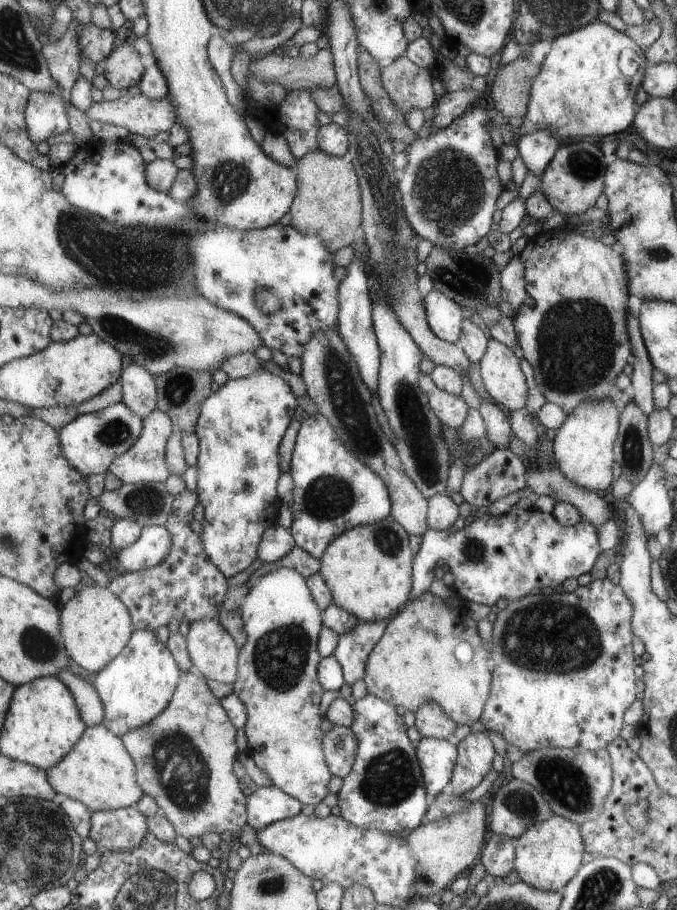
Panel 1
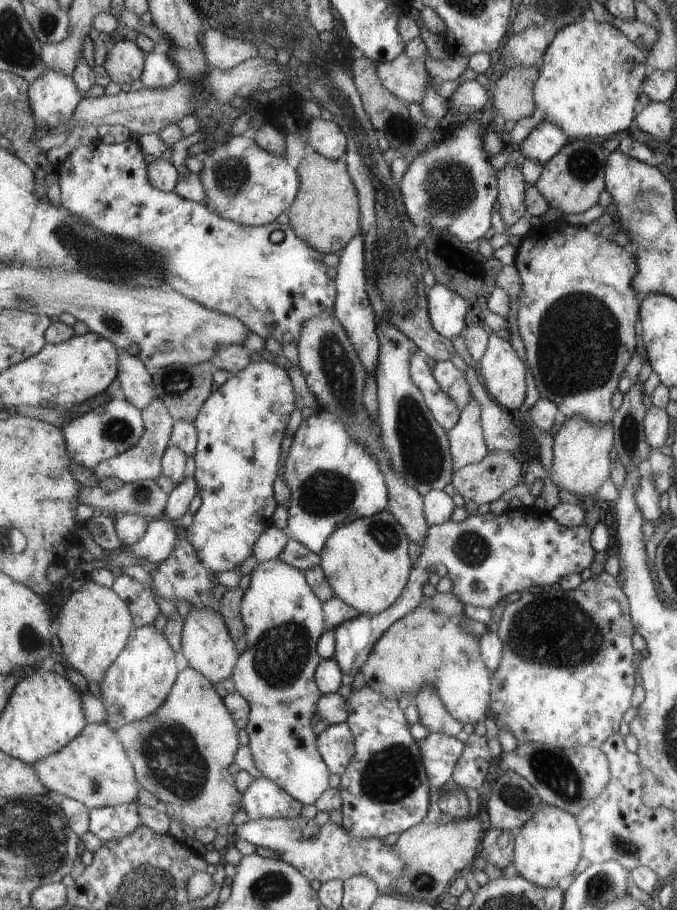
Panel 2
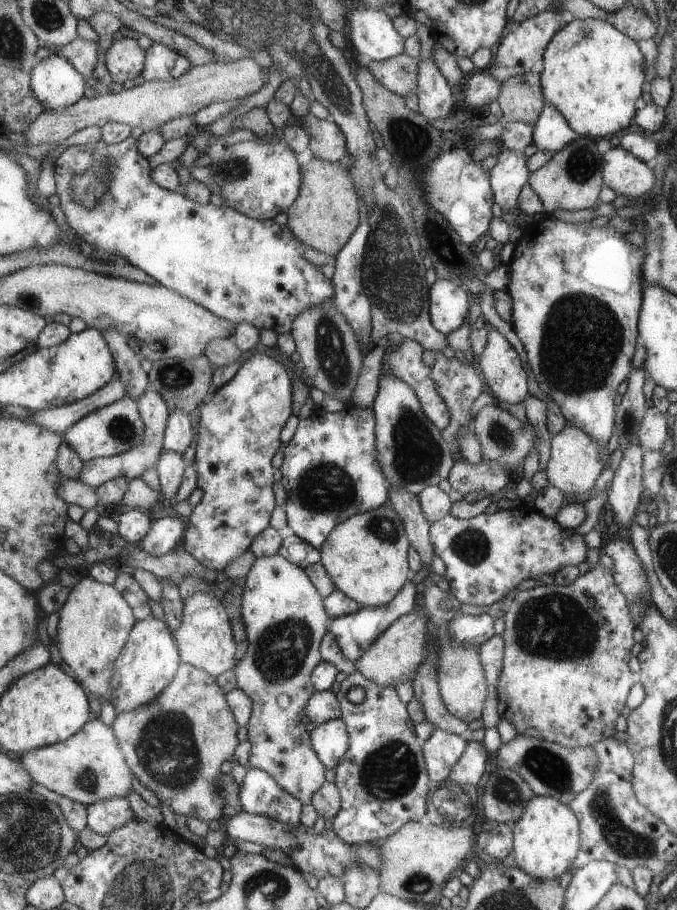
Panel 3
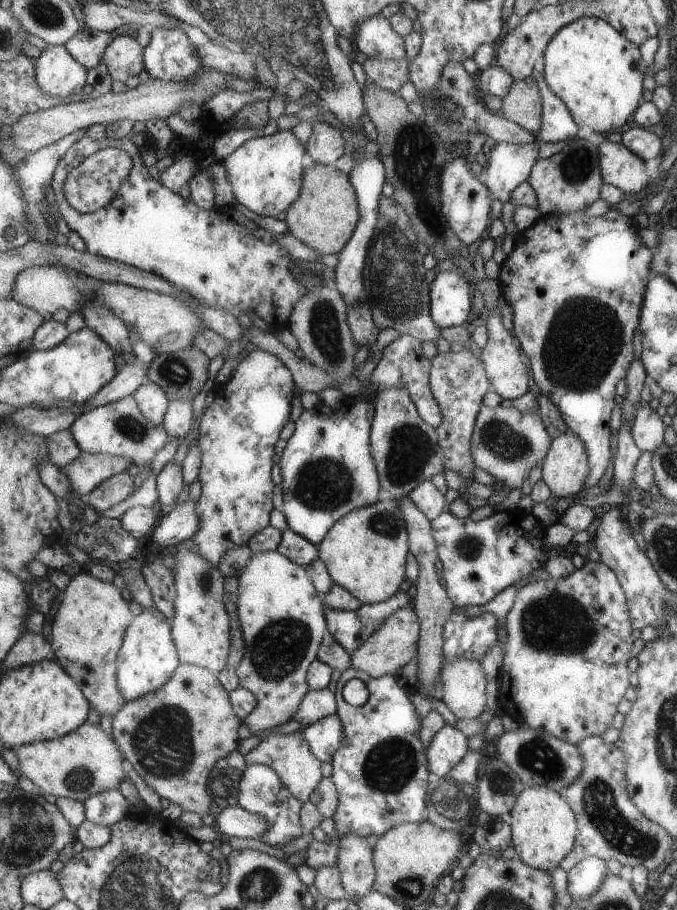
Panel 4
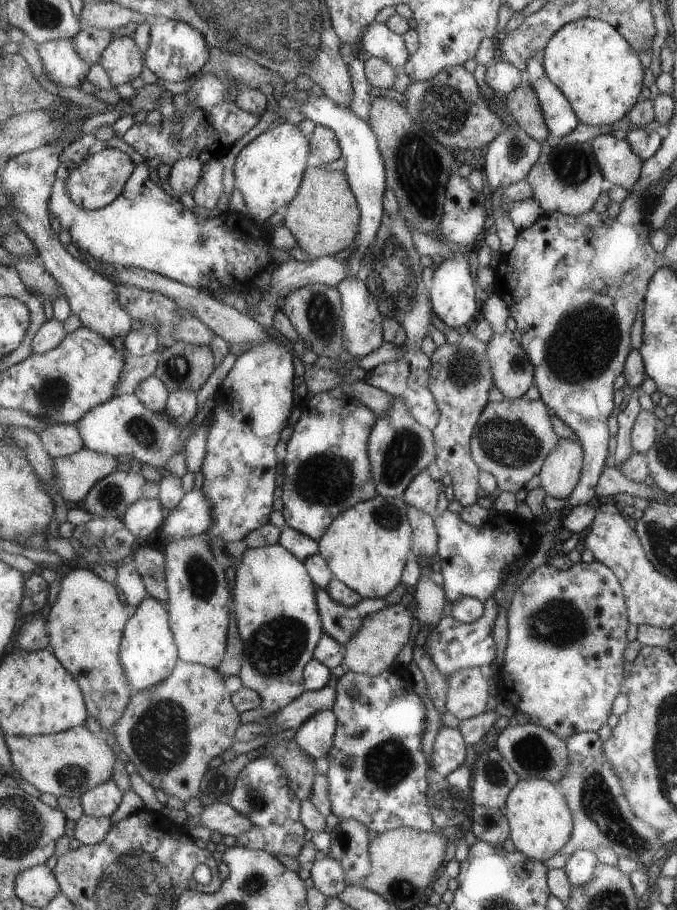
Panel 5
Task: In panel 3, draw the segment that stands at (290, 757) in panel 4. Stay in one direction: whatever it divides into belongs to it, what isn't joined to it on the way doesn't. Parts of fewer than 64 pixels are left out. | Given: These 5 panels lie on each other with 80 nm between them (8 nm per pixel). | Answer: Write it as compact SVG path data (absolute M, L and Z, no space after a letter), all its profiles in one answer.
M280 554L257 558L245 579L242 611L250 641L245 658L236 663L234 671L238 687L254 700L247 726L249 741L252 742L251 766L267 771L282 785L283 790L290 792L304 805L311 805L317 791L327 782L325 774L328 769L319 758L312 734L305 727L308 702L317 692L312 674L315 667L323 661L320 646L330 628L331 618L326 611L326 599L313 584L306 569Z

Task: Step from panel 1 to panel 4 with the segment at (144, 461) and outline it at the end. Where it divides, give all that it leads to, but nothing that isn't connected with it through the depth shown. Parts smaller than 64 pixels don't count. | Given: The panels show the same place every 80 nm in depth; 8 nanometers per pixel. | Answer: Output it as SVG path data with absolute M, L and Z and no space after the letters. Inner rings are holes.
M147 381L139 387L133 394L135 400L138 400L139 406L156 425L163 425L168 408L170 407L170 398L166 390L156 382ZM83 451L83 454L65 470L78 490L80 498L83 496L87 498L102 482L112 476L125 473L133 465L138 464L134 458L128 456L89 454L87 451Z

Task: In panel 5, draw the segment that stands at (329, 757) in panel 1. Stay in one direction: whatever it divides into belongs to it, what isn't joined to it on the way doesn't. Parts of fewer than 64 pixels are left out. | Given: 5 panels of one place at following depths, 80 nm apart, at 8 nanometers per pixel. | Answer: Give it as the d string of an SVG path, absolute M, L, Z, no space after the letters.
M333 710L318 712L290 734L291 738L311 757L327 758L334 746L337 731L338 716Z

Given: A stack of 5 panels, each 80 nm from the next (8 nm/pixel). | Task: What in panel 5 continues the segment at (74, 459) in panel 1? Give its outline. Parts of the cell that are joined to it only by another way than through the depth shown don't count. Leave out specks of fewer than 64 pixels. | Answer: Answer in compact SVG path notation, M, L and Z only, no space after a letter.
M135 393L113 397L83 415L74 425L83 439L84 446L88 449L116 456L121 460L133 458L154 468L163 468L171 456L183 453L183 450L185 452L187 444L187 438L179 444L179 438L183 436L183 427L172 421L167 412L158 413L147 408Z

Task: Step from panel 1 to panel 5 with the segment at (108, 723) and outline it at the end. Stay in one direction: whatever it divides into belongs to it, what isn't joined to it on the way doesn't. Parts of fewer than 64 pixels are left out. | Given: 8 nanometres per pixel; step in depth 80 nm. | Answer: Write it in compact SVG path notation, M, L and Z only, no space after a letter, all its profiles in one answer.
M155 597L146 598L136 609L126 626L122 640L123 665L132 694L136 695L164 681L178 666L179 649L170 625L170 614L163 602Z

